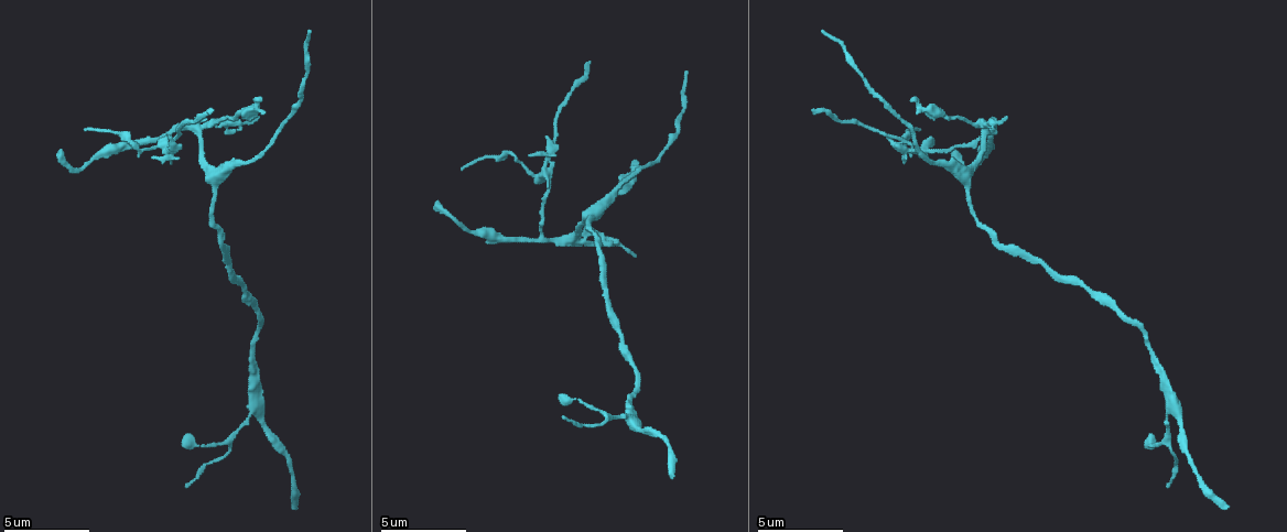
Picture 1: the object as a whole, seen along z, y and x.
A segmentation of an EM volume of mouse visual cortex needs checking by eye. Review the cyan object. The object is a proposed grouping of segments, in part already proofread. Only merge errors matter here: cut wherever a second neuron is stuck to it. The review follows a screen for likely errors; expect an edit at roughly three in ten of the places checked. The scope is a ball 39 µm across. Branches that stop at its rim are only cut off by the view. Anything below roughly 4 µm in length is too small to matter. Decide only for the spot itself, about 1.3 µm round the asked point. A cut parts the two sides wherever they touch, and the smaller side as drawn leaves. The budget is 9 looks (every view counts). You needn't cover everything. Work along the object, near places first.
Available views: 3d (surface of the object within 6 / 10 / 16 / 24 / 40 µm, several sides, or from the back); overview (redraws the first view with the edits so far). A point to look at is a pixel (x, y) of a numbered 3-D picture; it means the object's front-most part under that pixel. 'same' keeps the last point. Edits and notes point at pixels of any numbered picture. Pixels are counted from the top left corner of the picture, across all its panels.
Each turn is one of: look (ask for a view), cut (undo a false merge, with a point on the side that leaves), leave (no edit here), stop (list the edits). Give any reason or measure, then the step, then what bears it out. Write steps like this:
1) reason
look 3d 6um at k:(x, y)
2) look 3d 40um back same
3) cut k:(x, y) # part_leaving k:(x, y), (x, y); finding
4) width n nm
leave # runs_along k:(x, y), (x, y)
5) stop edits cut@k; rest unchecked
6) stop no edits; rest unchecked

three-way junction
look 3d 16um at 1:(254, 412)

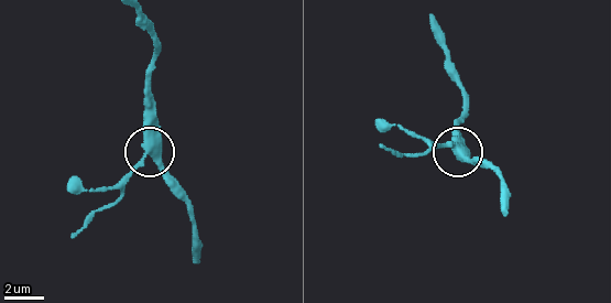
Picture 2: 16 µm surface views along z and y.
closer look
look 3d 6um at 2:(151, 155)

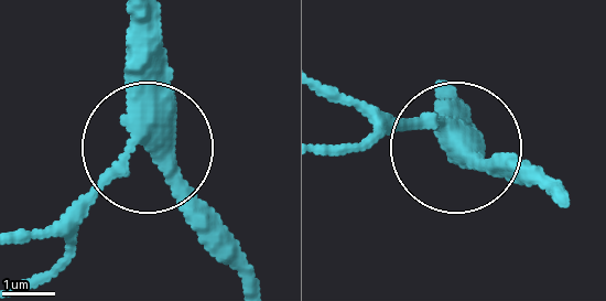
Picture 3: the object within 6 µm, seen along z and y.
width 380 nm
leave # runs_along 3:(143, 21), (143, 148), (68, 227); continuous, no second neuron

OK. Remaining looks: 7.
look 3d 10um at 1:(540, 175)

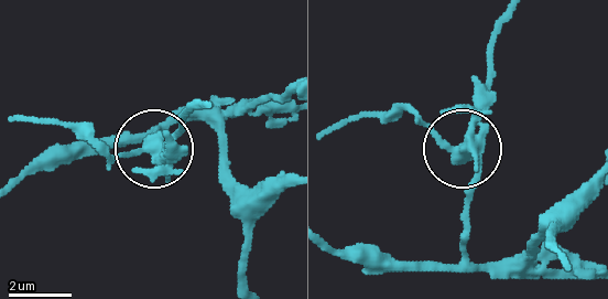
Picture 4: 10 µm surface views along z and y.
other side
look 3d 10um back at 4:(464, 149)

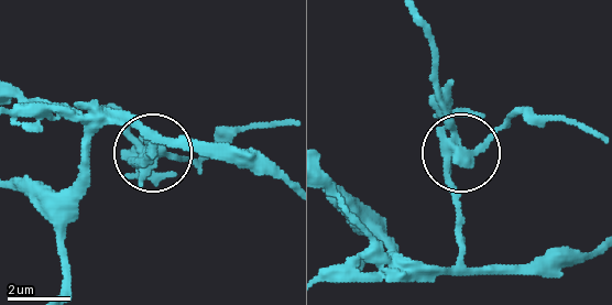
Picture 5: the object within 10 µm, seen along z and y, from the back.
width 360 nm
cut 5:(176, 174) # two neurons meet here

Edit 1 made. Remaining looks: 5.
look overview

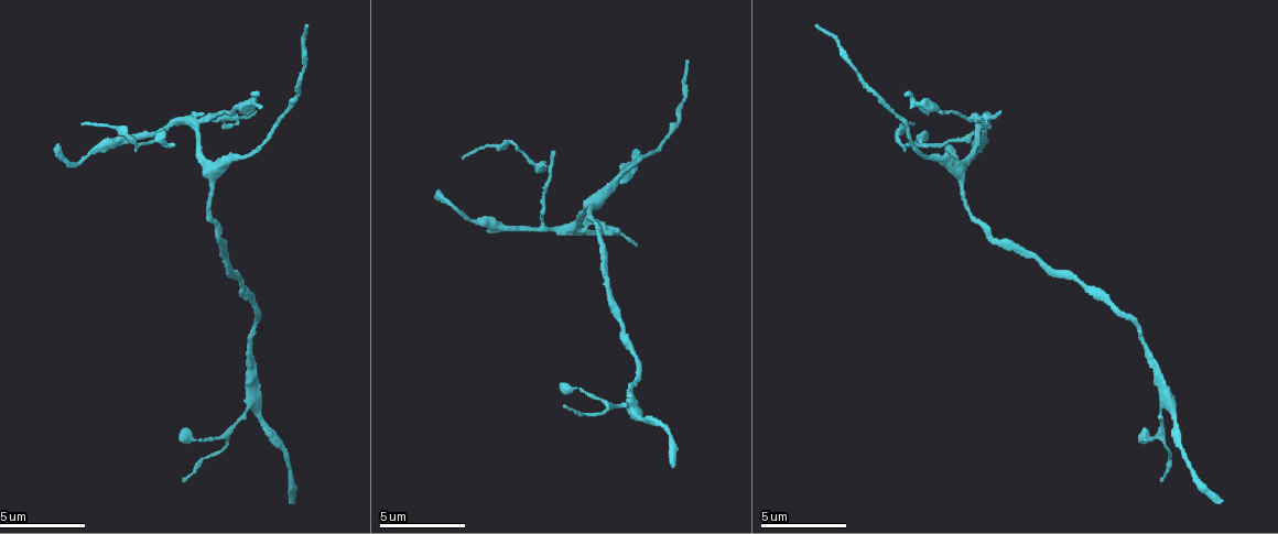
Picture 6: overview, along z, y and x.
side arm on a straight run
look 3d 16um at 6:(197, 114)

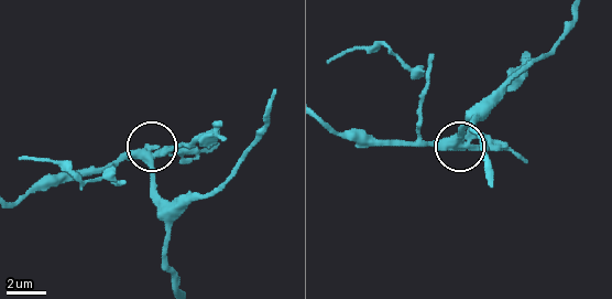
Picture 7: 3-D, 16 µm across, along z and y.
look 3d 16um back at 7:(459, 145)

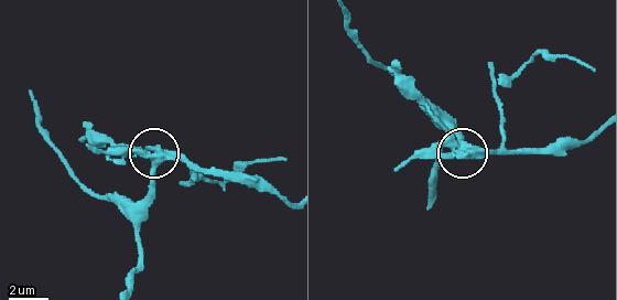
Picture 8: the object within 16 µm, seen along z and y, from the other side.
side_arm 5 um
cut 8:(446, 136) # part_leaving 8:(468, 150), (435, 117), (397, 60); a second neuron is stuck on

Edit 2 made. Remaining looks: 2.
look overview

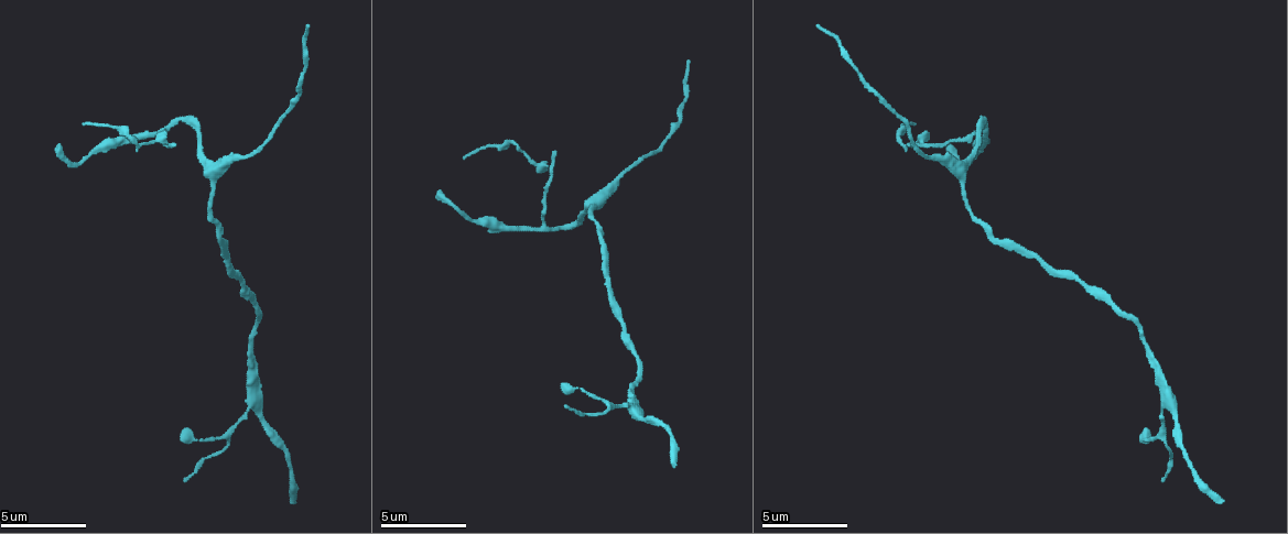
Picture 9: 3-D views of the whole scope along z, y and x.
look 3d 6um at 9:(597, 226)

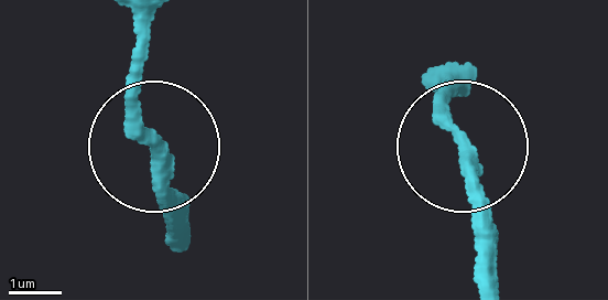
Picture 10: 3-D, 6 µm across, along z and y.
leave # continuous, no second neuron

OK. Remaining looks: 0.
stop edits cut@5, cut@8; rest unchecked

